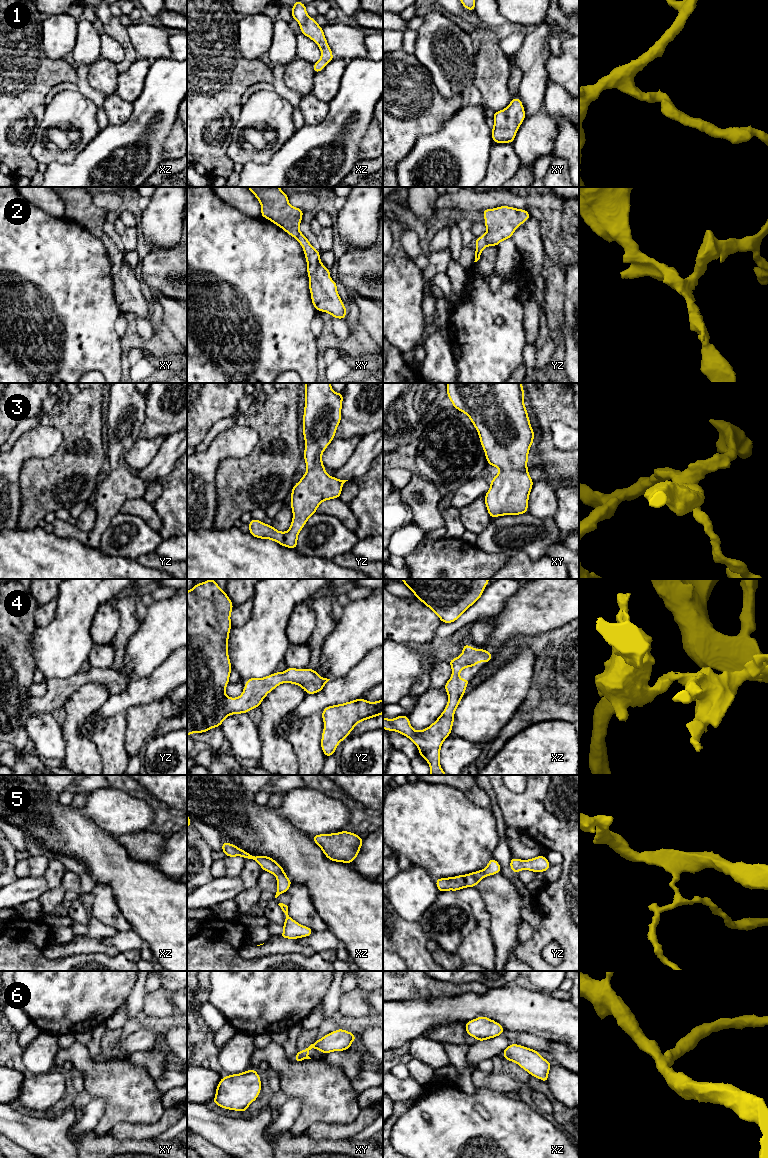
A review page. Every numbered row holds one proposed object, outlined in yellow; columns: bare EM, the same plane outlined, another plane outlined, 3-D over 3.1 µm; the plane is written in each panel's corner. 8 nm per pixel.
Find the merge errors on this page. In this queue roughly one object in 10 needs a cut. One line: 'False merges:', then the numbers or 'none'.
False merges: none

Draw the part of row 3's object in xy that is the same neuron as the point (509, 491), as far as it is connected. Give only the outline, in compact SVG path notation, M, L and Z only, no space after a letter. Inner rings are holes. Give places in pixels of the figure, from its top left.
M447 383L447 397L451 400L453 407L470 418L478 432L488 465L500 469L491 480L490 489L484 496L490 518L504 515L516 516L528 512L529 494L534 482L529 476L527 462L534 440L534 430L524 405L522 383Z

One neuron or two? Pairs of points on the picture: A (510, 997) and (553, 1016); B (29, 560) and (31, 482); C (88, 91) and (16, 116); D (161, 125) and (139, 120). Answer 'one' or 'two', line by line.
A: one
B: two
C: two
D: one

